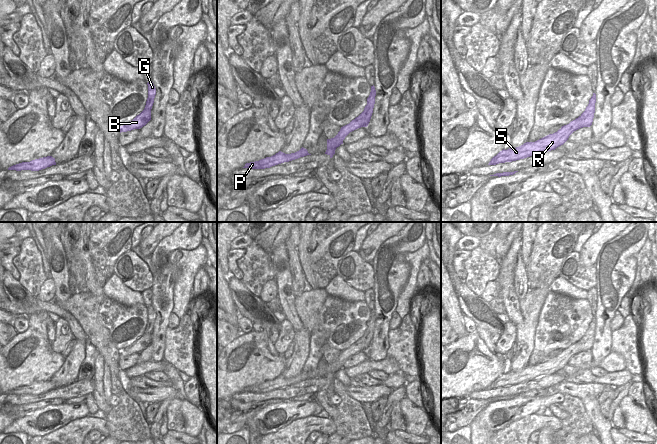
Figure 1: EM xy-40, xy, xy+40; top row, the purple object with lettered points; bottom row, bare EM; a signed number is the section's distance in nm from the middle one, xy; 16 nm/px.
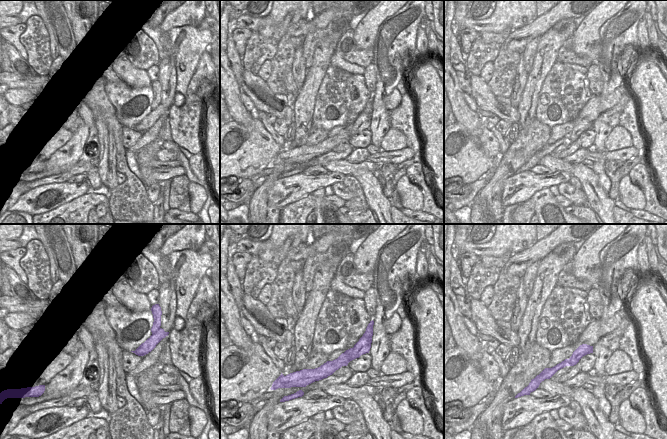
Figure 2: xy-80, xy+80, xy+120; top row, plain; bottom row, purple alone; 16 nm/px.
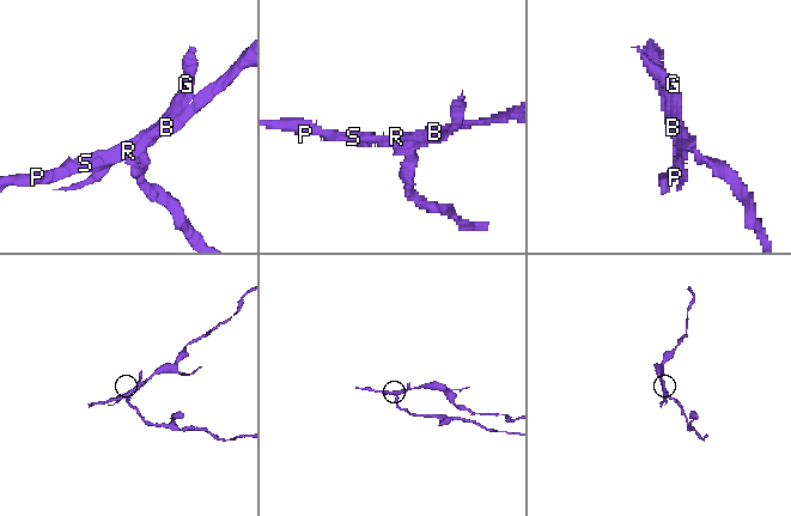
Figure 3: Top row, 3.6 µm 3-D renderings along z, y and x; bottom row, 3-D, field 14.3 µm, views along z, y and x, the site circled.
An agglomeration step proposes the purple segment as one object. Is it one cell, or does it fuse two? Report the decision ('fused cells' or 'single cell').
fused cells

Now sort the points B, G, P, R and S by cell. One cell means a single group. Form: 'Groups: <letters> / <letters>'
Groups: B P R S / G.

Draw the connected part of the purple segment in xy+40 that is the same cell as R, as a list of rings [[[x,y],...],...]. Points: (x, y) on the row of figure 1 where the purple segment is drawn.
[[[576,118],[569,124],[562,126],[557,132],[549,134],[535,142],[526,142],[516,148],[503,149],[491,159],[488,165],[512,162],[535,154],[543,154],[555,150],[557,147],[563,145],[574,131],[586,127],[582,125],[583,122],[584,119]]]

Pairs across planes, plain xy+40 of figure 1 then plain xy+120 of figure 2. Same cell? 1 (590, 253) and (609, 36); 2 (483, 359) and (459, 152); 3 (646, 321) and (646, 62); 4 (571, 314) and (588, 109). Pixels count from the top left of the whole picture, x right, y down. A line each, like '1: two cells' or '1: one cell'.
1: two cells
2: one cell
3: one cell
4: two cells

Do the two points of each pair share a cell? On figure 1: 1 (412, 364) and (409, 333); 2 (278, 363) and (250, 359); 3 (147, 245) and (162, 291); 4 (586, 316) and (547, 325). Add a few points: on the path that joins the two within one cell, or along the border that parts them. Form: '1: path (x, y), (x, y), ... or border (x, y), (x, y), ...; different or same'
1: path (409, 356), (409, 341); same
2: path (271, 363), (257, 363); same
3: border (165, 237), (150, 255); different
4: path (576, 321), (561, 323), (557, 326); same

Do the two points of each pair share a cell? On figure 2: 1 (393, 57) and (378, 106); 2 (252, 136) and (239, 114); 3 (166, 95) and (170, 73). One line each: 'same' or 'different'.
1: same
2: different
3: same

